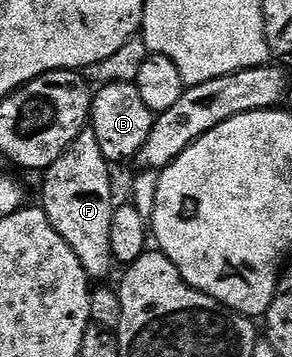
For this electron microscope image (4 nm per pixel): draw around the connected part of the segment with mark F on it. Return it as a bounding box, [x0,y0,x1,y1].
[39,129,115,281]

